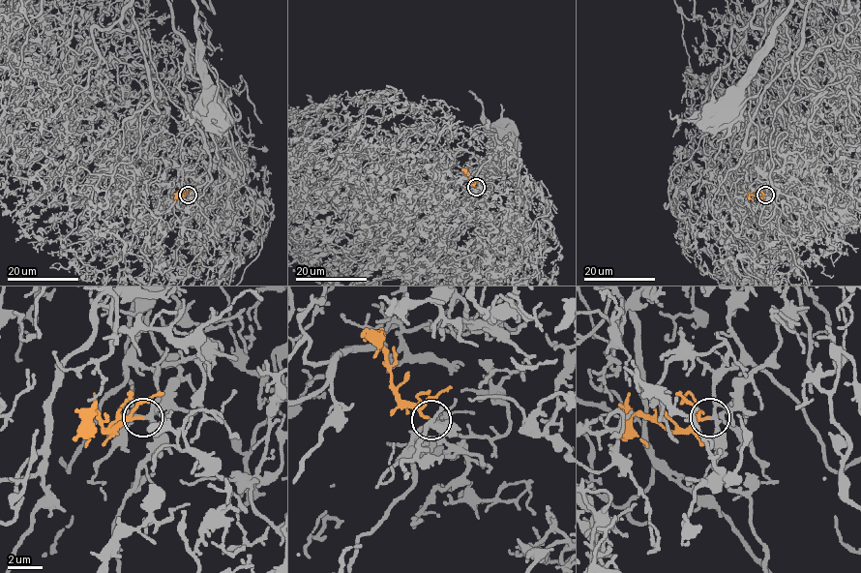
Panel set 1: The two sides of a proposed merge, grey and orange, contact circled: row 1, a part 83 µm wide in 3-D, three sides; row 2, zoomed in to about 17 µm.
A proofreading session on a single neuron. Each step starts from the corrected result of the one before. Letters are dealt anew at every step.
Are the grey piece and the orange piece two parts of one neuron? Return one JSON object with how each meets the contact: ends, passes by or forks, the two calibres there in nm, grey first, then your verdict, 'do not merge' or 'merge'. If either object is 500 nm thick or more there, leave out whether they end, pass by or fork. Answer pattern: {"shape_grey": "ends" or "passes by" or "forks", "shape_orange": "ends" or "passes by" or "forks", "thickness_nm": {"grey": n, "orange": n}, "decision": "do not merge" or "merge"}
{"shape_grey": "forks", "shape_orange": "passes by", "thickness_nm": {"grey": 170, "orange": 100}, "decision": "merge"}

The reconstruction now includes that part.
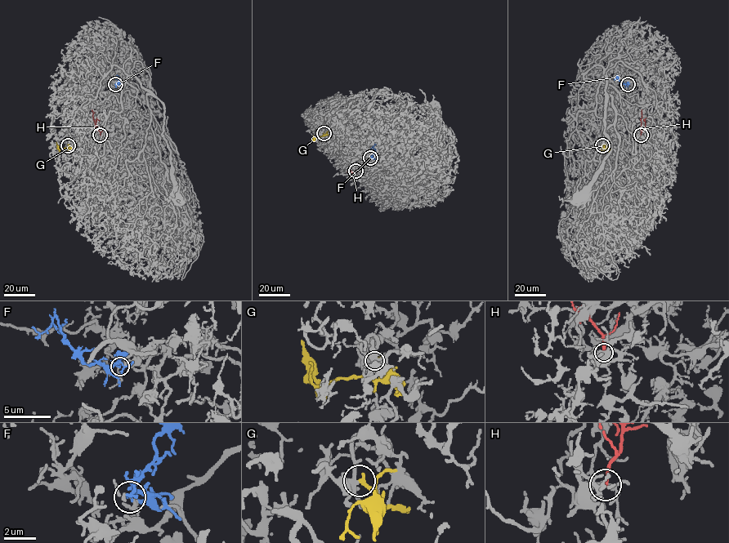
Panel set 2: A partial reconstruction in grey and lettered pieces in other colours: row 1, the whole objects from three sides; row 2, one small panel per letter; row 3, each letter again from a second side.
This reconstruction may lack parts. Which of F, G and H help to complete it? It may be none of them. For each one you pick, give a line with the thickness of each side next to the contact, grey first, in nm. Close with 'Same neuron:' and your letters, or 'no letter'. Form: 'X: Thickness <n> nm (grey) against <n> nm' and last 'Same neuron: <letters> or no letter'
Same neuron: no letter

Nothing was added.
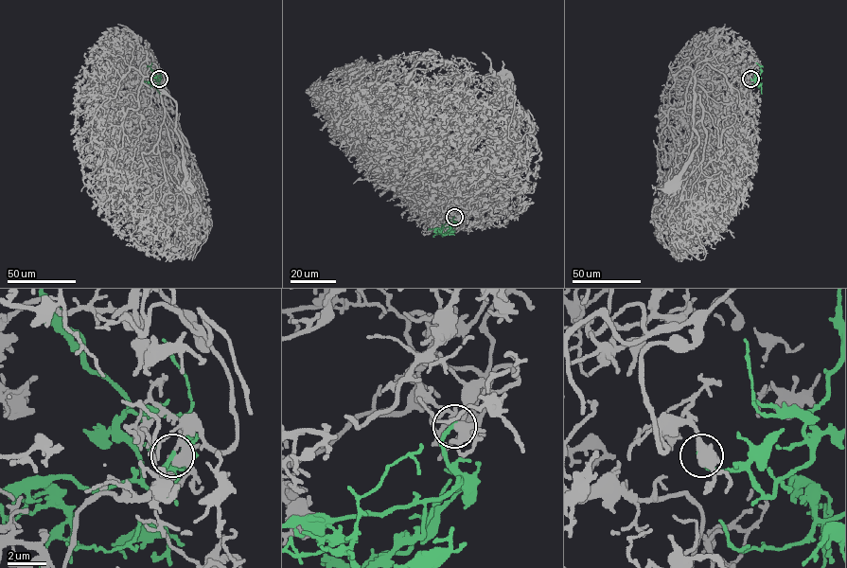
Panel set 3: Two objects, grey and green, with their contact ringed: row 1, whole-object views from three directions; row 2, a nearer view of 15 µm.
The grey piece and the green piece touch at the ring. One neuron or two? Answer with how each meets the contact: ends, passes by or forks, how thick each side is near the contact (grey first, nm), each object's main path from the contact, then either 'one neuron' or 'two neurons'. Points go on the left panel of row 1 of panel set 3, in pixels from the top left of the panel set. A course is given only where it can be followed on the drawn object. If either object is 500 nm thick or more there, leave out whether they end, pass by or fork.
grey forks there; green ends there; 400 nm thick on the grey side, 240 nm on the other; grey runs (160, 79), (163, 84), (164, 76), (151, 63), (148, 75), (176, 103), (174, 131), (191, 185); green runs (159, 79), (159, 81), (150, 80), (160, 94); one neuron

